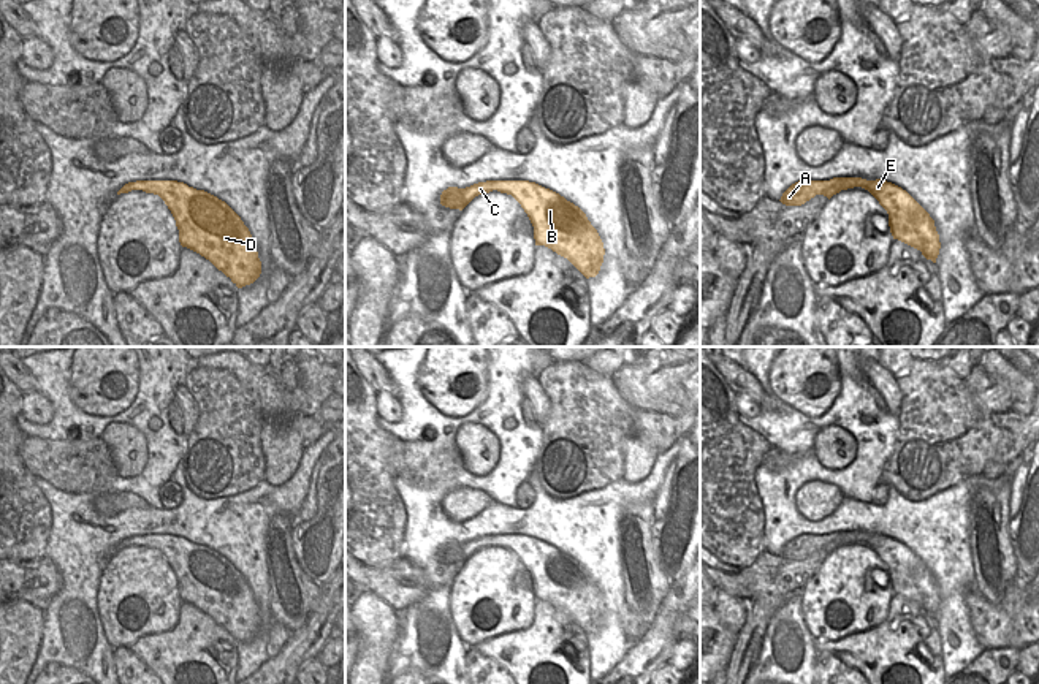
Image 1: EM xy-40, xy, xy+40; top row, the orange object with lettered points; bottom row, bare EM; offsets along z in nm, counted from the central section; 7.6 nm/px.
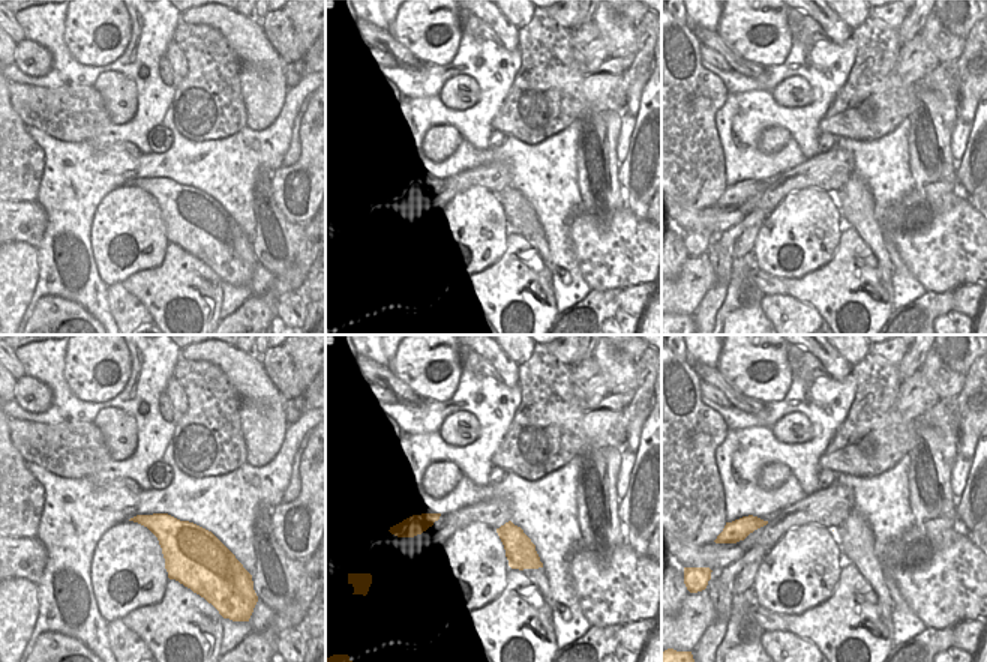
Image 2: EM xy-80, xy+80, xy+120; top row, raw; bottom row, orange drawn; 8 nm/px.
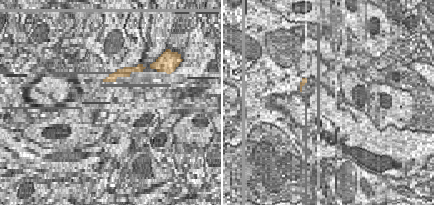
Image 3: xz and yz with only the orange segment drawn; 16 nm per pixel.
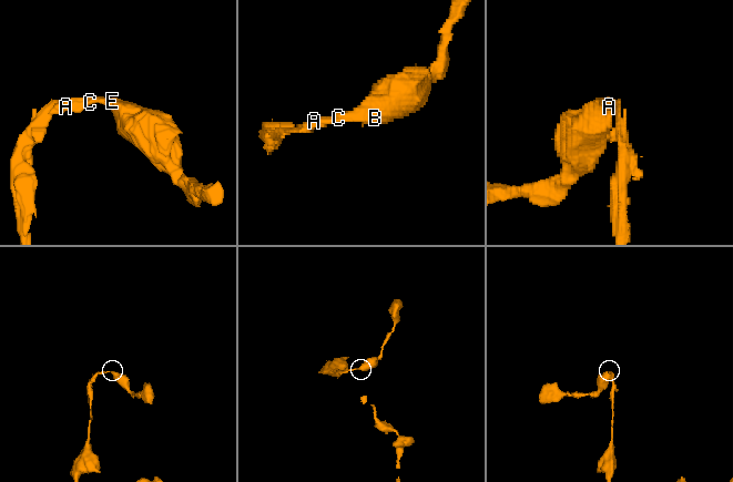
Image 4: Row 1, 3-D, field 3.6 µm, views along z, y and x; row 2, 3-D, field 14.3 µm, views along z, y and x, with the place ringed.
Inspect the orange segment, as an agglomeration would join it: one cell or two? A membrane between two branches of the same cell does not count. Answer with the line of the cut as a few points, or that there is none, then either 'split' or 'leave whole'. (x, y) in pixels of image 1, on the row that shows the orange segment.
no cut | leave whole

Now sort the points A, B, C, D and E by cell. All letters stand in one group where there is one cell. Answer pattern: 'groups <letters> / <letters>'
groups A B C D E

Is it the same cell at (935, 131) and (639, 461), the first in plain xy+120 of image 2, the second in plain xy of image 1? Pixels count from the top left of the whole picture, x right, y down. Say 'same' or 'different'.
different

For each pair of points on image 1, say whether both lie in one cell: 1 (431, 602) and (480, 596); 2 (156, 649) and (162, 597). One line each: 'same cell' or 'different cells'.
1: different cells
2: different cells

